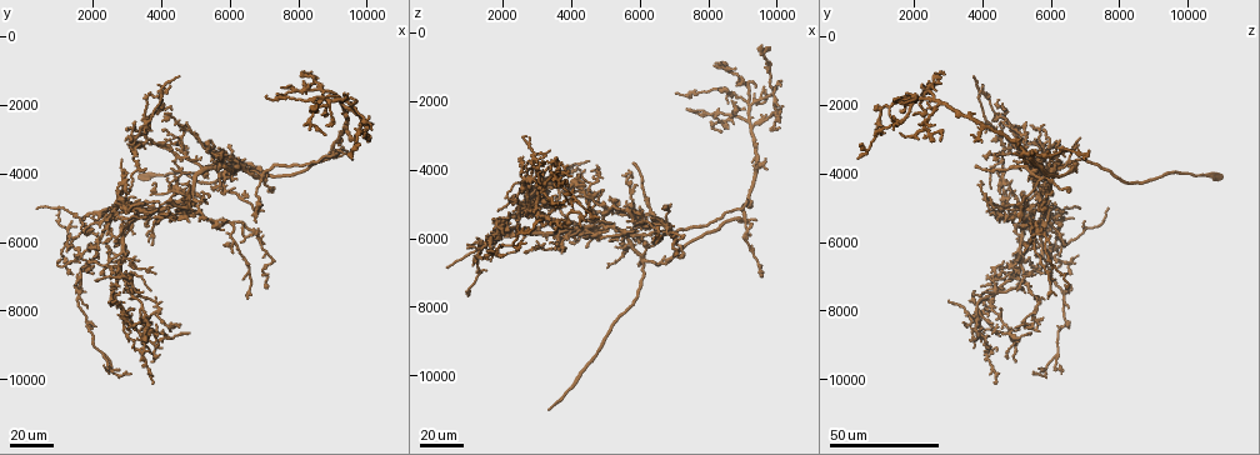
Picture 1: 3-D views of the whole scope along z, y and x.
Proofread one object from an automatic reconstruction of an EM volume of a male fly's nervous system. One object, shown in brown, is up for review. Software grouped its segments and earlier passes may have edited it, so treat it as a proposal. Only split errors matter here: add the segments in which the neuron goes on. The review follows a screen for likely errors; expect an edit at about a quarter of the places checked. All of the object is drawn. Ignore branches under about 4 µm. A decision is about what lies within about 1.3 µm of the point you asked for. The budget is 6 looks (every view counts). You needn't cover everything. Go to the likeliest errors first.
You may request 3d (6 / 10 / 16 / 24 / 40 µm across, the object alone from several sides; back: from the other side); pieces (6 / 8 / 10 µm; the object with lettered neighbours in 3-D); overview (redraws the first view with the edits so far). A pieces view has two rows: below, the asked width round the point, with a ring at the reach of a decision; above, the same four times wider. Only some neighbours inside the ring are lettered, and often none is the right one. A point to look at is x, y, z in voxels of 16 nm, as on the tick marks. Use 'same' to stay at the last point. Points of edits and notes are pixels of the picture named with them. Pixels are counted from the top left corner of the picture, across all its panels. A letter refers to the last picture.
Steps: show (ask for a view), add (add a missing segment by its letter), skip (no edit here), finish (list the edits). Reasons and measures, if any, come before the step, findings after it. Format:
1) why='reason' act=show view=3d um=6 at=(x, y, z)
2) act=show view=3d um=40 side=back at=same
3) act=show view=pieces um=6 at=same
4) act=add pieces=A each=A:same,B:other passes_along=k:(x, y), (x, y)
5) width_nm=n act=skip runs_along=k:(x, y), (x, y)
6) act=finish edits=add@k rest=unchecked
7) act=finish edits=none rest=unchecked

why='branch stops here' act=show view=3d um=40 at=(3600, 8900, 3600)

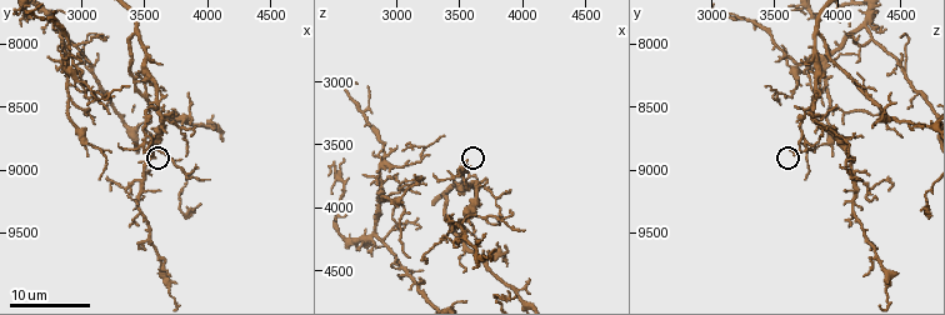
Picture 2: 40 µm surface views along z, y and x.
why='what lies round it' act=show view=pieces um=8 at=(3540, 8860, 3620)

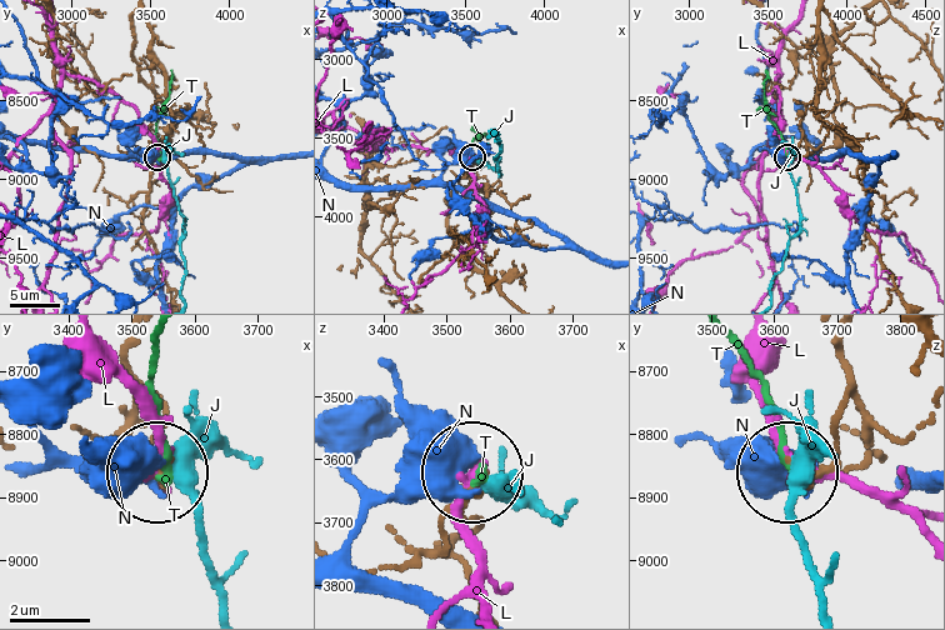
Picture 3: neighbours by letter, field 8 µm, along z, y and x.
act=skip each=J:other,L:other,N:other,T:other found='none of them fits'

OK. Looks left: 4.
why='an open end' act=show view=3d um=40 at=(9300, 1900, 2500)

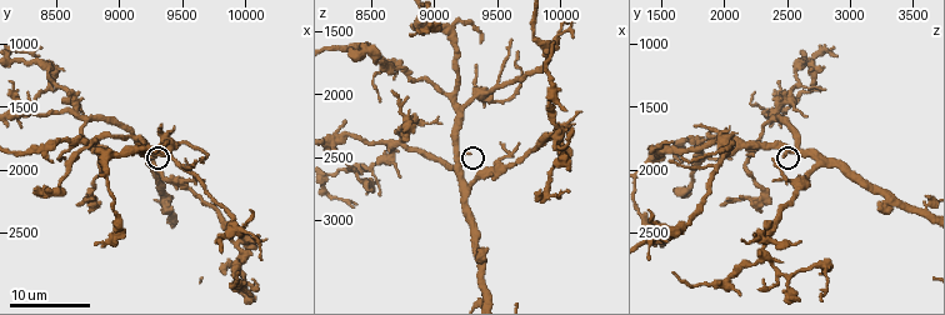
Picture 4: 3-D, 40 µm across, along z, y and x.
act=show view=pieces um=8 at=(9280, 1900, 2460)

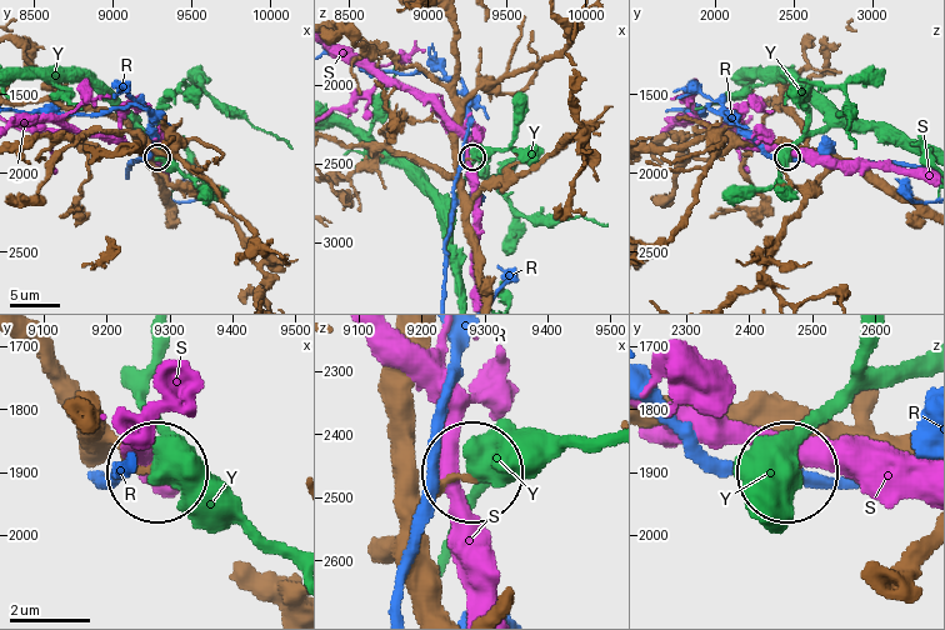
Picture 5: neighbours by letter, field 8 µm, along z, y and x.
width_nm=190 act=skip each=R:other,S:other,Y:other found='none of them fits'

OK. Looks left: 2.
why='branch stops here' act=show view=3d um=40 at=(8200, 2800, 900)

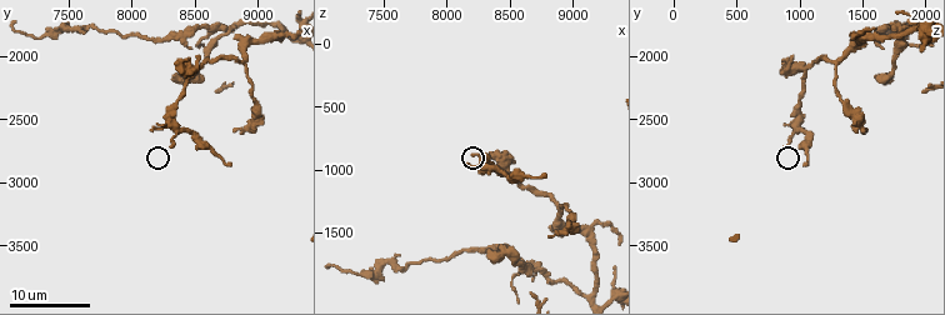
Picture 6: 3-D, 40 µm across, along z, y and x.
why='see the neighbours' act=show view=pieces um=8 at=(8320, 2740, 880)

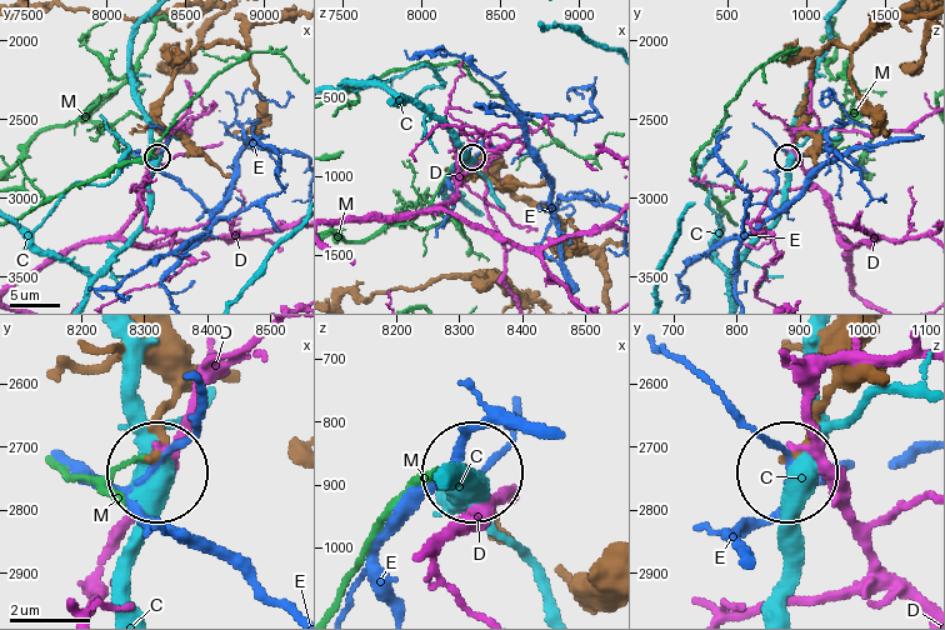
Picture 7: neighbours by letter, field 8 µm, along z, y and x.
width_nm=240 act=skip each=C:other,D:other,E:other,M:other found='no lettered segment goes on from it'

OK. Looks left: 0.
act=finish edits=none rest=unchecked

